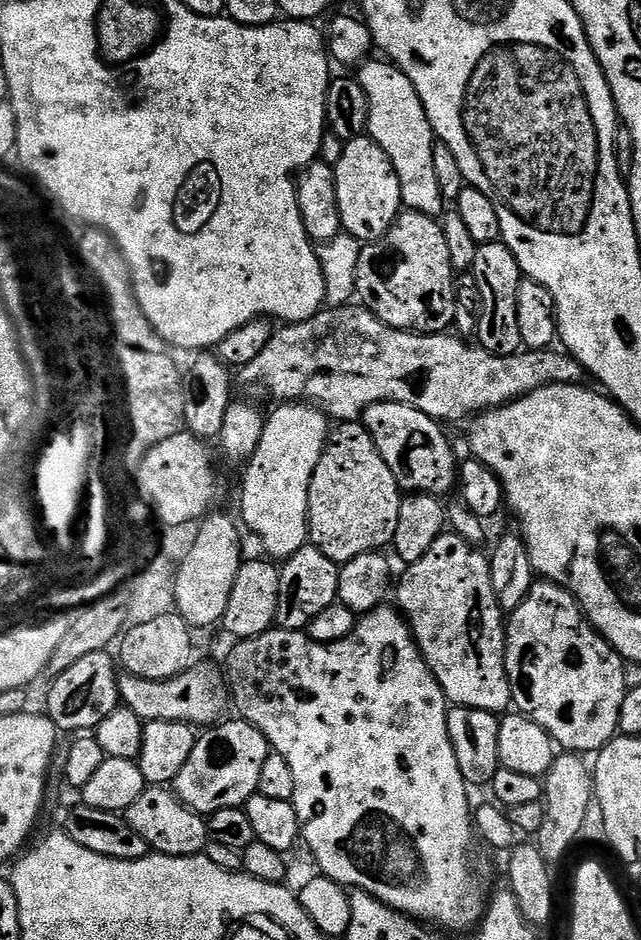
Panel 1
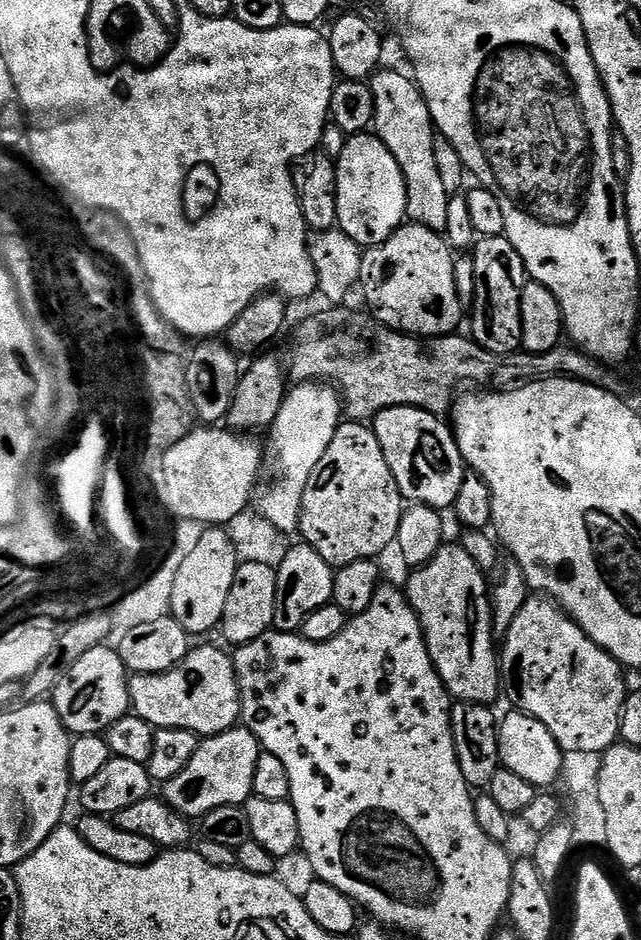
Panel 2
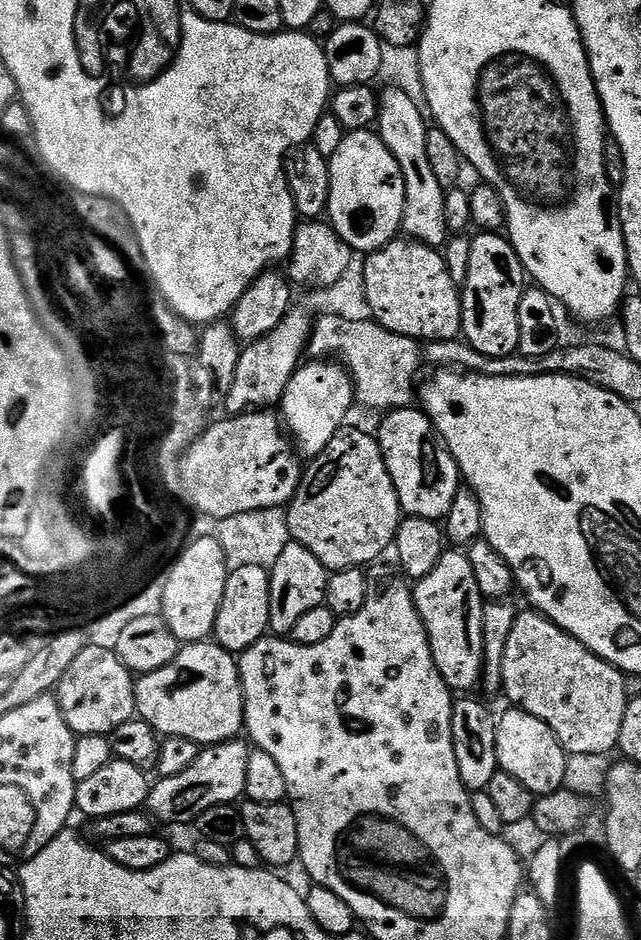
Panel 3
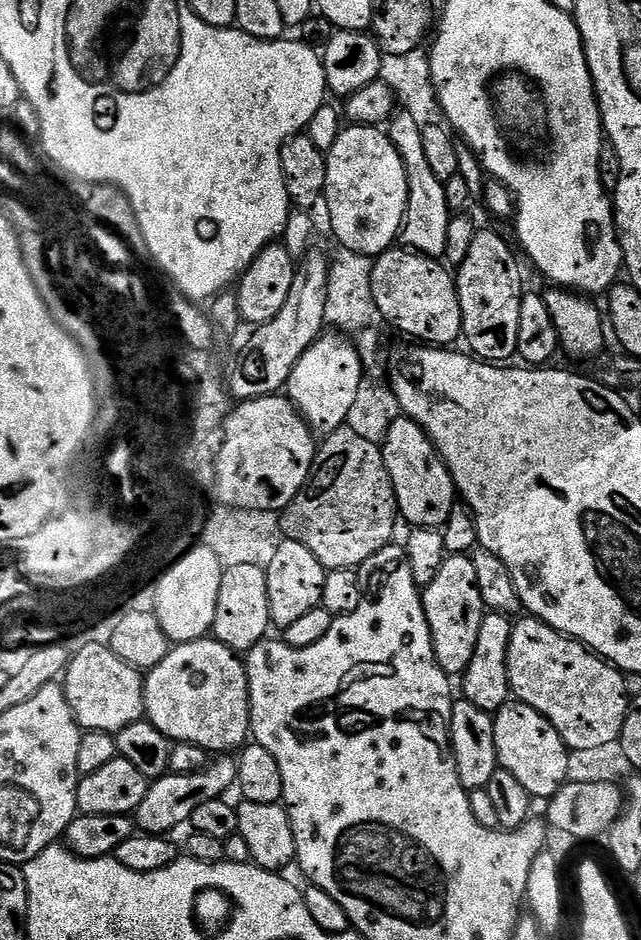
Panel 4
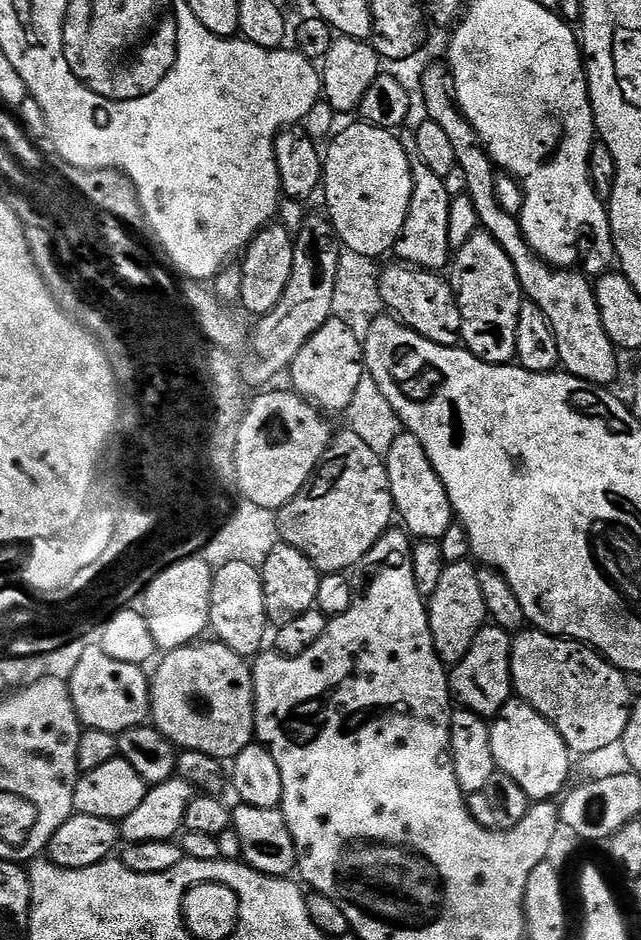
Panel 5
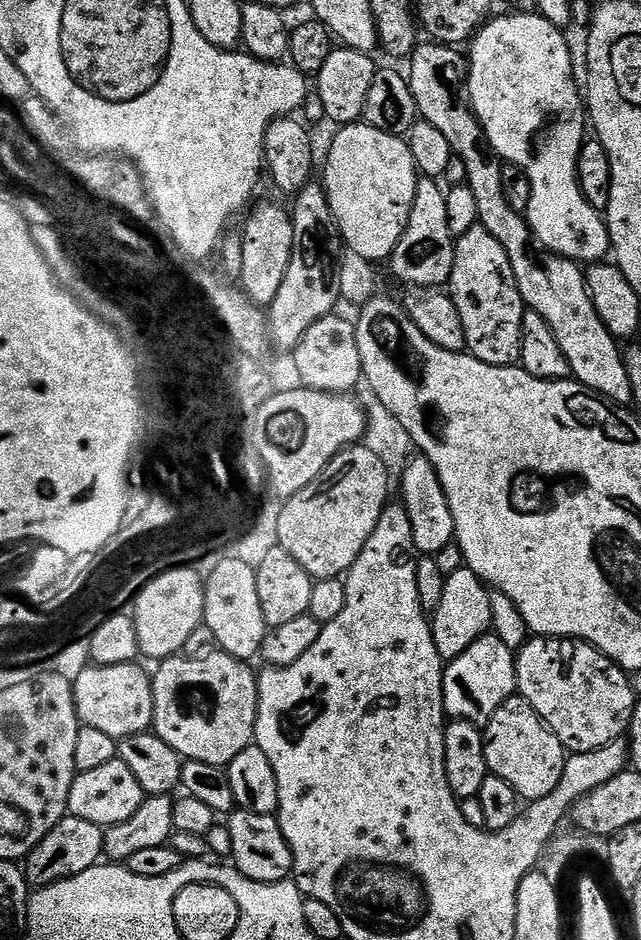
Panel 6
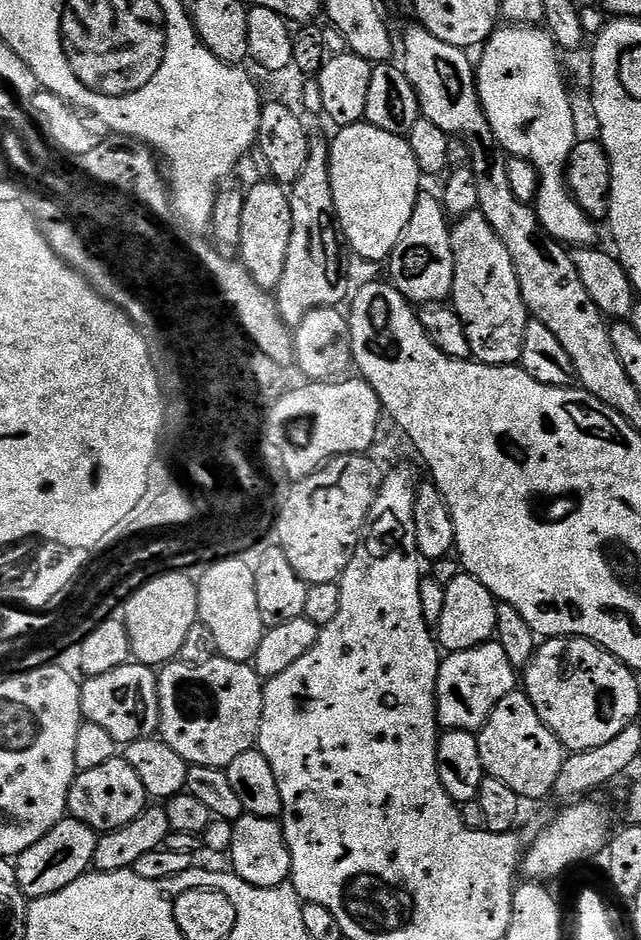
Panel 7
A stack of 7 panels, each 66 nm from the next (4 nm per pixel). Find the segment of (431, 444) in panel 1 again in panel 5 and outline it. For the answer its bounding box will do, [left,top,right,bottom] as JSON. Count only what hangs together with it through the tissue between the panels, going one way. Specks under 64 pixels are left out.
[386,434,454,542]

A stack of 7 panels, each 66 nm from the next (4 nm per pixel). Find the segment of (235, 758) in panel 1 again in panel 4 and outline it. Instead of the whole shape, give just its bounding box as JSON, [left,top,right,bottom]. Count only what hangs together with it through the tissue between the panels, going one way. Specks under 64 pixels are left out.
[134,758,237,836]

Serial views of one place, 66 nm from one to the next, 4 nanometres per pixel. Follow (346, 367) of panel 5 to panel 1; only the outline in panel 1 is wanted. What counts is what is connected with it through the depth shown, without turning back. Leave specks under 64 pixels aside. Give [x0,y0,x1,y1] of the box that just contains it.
[240,402,330,562]

